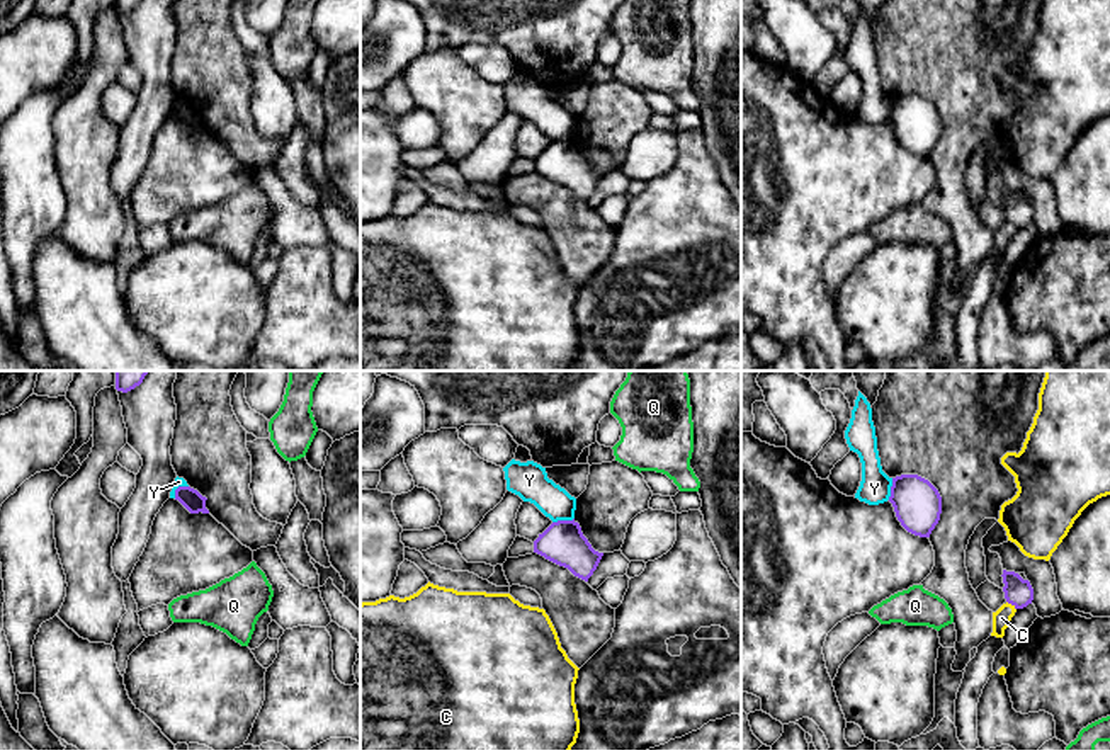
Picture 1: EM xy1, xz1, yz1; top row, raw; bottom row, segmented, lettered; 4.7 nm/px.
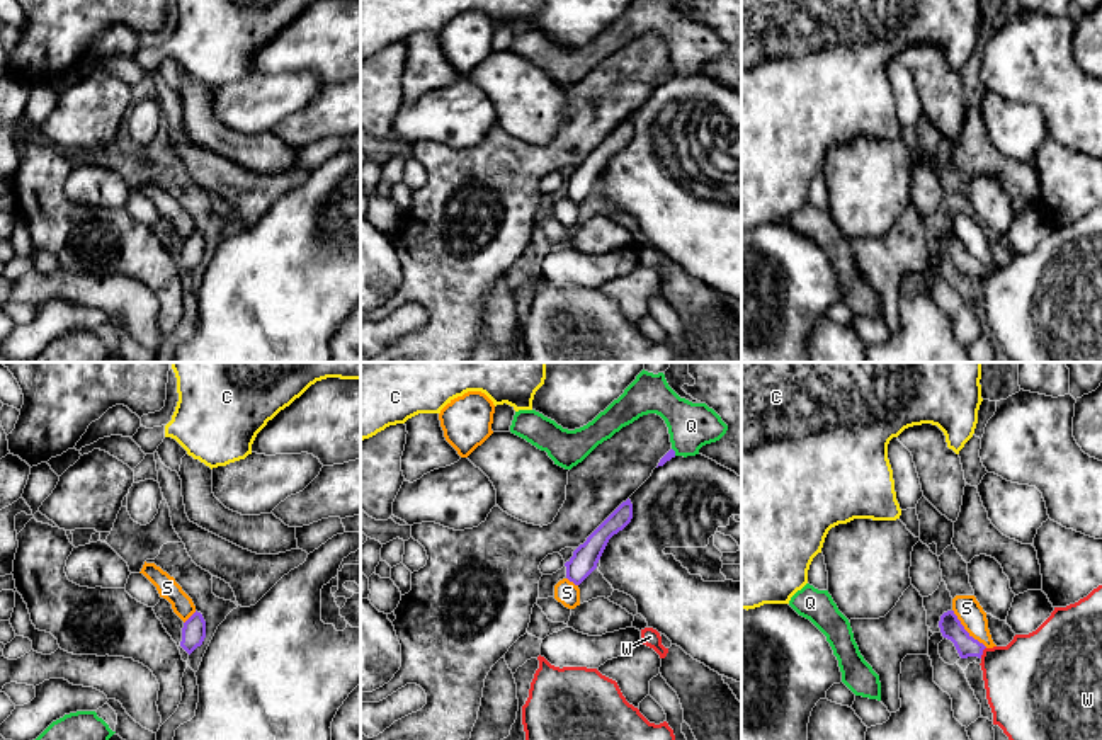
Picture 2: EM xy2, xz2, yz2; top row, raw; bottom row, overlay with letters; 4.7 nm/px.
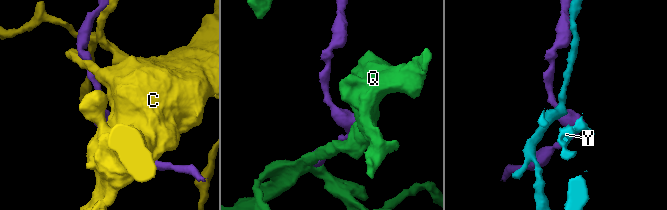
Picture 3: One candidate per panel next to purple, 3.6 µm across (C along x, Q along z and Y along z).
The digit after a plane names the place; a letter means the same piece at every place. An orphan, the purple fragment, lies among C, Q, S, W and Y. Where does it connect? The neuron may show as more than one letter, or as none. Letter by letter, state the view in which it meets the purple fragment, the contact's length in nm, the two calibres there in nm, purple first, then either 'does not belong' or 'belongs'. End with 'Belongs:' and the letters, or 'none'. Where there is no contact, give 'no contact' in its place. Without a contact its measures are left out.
C: yz1 | 60 nm | 140/90 nm | does not belong
Q: xz2 | 40 nm | 40/220 nm | does not belong
S: yz2 | 240 nm | 110/120 nm | does not belong
W: yz2 | 60 nm | 110/380 nm | belongs
Y: xz1 | 110 nm | 200/180 nm | does not belong
Belongs: W

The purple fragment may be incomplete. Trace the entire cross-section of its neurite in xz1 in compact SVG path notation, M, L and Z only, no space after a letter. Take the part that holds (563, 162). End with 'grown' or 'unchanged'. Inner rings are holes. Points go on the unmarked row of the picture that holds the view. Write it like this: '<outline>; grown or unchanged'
M575 138L552 141L534 160L534 172L568 187L585 201L593 194L603 175L603 172L592 167Z; unchanged

